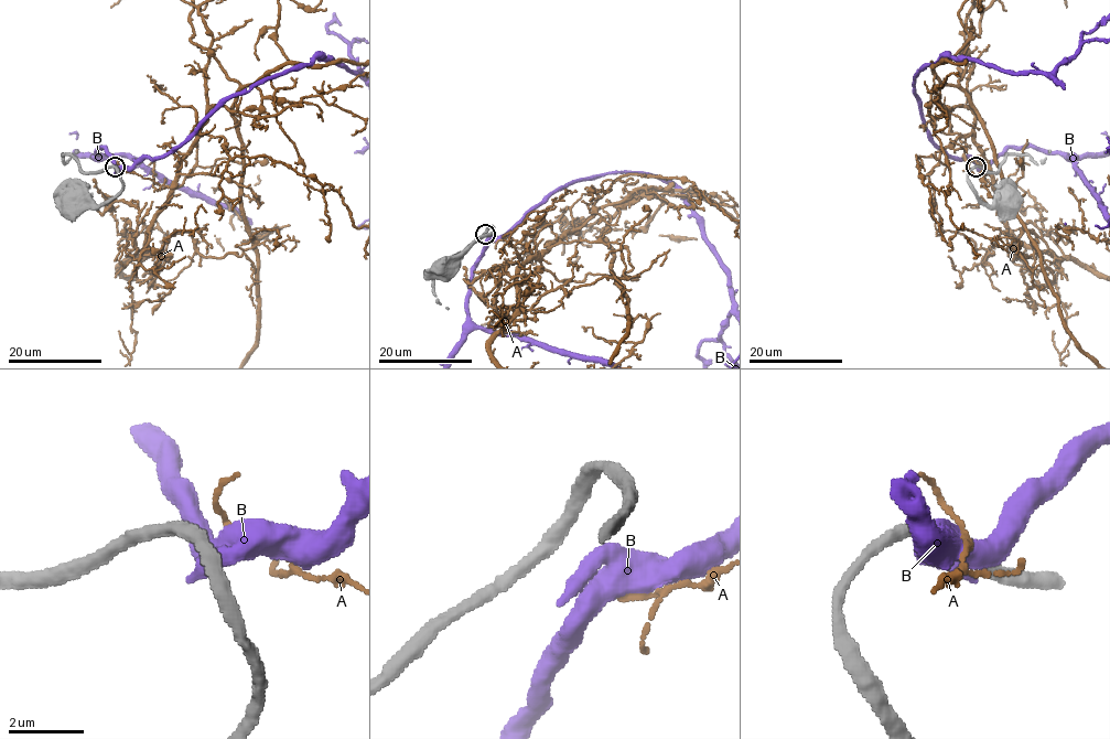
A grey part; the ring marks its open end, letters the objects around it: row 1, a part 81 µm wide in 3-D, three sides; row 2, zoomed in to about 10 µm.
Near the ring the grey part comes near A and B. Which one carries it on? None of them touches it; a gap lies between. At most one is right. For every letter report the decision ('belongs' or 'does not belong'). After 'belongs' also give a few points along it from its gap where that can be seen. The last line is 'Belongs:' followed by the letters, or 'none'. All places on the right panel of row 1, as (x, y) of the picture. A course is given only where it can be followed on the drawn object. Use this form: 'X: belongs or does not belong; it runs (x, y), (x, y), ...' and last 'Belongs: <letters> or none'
A: does not belong
B: belongs
Belongs: B

